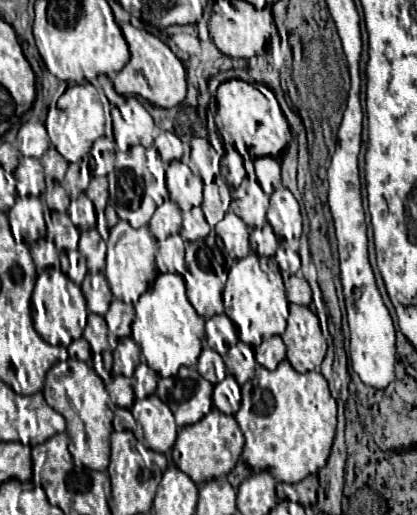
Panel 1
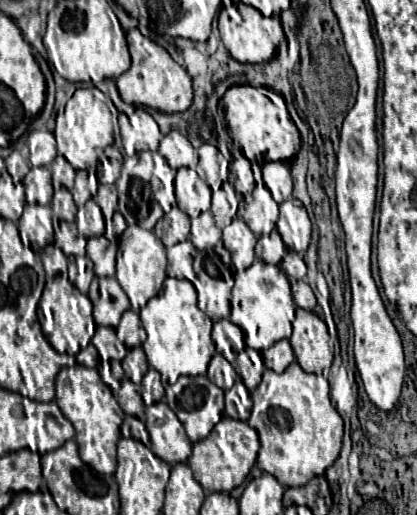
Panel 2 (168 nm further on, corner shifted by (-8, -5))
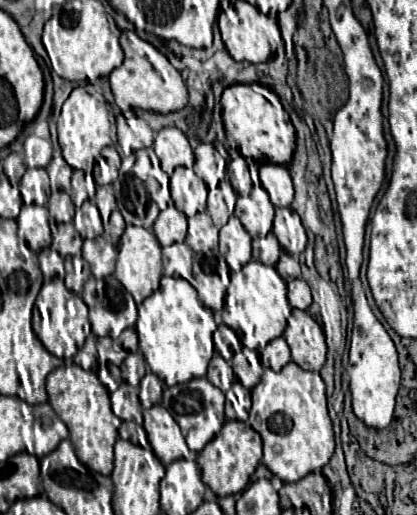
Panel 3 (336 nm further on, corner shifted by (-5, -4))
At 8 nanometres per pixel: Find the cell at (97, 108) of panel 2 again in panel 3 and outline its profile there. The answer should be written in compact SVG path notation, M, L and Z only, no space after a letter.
M107 78L102 80L103 95L93 85L78 86L71 92L71 96L65 100L63 110L57 120L58 141L63 150L63 158L71 168L83 170L87 174L93 172L95 160L99 158L101 150L107 146L117 145L117 131L115 116L111 105L114 105L114 97Z

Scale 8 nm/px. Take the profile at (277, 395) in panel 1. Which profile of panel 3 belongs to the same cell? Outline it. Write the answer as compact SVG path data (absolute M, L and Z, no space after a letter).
M295 362L285 364L281 372L267 368L261 382L251 392L253 406L249 424L263 438L263 464L283 482L297 482L305 474L323 468L335 450L333 424L327 414L325 384L319 372L299 368Z

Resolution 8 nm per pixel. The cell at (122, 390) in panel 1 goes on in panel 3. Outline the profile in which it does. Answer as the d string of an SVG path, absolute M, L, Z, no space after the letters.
M121 382L119 388L111 394L111 406L121 420L135 420L138 425L143 424L143 406L139 400L139 390L129 386L127 382Z

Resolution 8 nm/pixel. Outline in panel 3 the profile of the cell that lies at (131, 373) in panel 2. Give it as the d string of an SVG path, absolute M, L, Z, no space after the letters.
M129 353L120 366L122 378L132 386L138 386L142 377L146 374L144 358L138 353Z

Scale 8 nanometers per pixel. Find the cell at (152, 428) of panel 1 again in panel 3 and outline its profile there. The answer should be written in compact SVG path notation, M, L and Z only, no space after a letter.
M155 404L153 408L145 410L143 416L145 416L143 428L147 432L147 440L149 440L155 456L165 466L179 458L195 460L195 454L187 448L177 422L161 404Z

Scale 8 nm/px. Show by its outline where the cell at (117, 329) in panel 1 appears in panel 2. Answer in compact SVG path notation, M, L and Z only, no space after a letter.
M128 311L124 313L120 325L116 327L116 333L118 333L118 339L126 345L126 347L140 347L146 333L142 329L142 323L140 323L140 317L134 313L134 311Z

